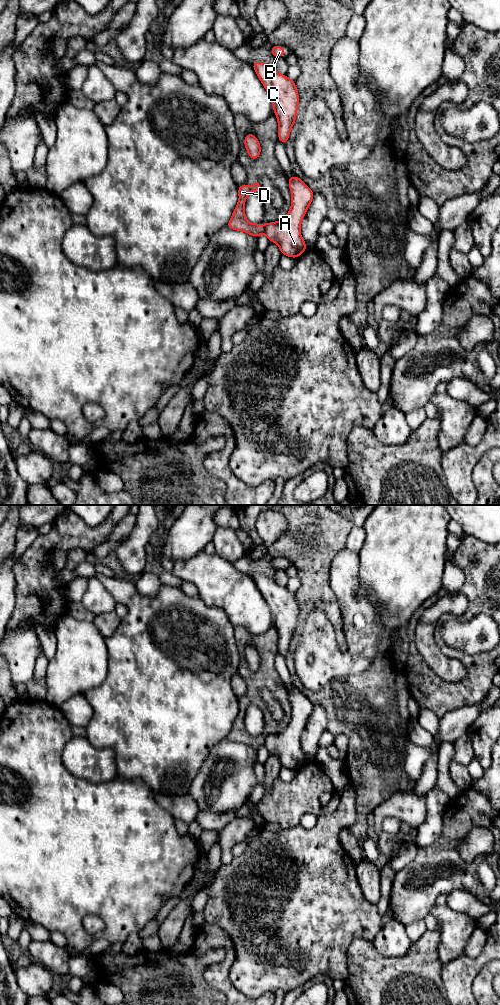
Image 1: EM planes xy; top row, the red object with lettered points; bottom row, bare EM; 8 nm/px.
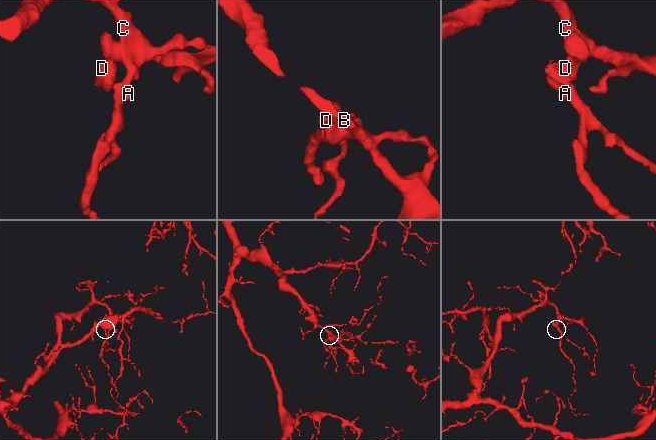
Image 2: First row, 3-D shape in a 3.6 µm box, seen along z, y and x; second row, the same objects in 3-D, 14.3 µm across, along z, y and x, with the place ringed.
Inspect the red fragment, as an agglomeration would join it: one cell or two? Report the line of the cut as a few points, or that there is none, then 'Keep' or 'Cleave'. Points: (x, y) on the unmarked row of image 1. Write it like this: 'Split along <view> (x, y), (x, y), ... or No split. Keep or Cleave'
Split along xy (266, 737), (263, 744). Cleave

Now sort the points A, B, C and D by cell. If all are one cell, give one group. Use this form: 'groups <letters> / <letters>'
groups A B C / D

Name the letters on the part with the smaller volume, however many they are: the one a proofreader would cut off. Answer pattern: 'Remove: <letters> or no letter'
Remove: D

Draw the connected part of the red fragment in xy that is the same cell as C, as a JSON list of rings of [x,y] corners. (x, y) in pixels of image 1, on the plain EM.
[[[255,573],[251,576],[269,605],[273,623],[278,630],[278,651],[285,657],[297,628],[299,607],[295,593],[266,575]]]

